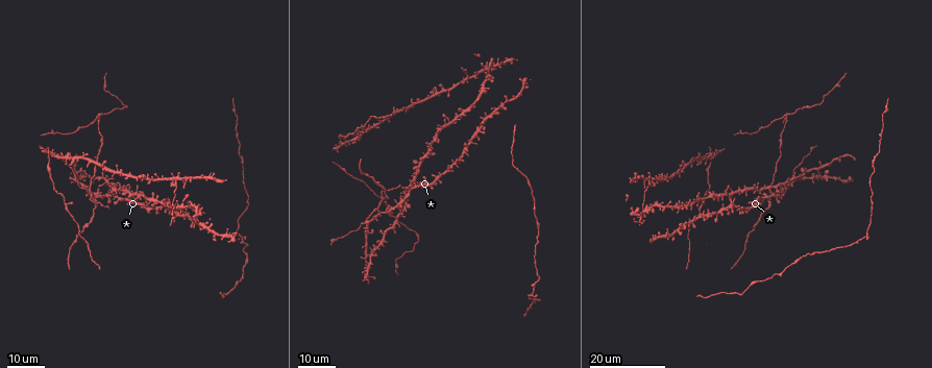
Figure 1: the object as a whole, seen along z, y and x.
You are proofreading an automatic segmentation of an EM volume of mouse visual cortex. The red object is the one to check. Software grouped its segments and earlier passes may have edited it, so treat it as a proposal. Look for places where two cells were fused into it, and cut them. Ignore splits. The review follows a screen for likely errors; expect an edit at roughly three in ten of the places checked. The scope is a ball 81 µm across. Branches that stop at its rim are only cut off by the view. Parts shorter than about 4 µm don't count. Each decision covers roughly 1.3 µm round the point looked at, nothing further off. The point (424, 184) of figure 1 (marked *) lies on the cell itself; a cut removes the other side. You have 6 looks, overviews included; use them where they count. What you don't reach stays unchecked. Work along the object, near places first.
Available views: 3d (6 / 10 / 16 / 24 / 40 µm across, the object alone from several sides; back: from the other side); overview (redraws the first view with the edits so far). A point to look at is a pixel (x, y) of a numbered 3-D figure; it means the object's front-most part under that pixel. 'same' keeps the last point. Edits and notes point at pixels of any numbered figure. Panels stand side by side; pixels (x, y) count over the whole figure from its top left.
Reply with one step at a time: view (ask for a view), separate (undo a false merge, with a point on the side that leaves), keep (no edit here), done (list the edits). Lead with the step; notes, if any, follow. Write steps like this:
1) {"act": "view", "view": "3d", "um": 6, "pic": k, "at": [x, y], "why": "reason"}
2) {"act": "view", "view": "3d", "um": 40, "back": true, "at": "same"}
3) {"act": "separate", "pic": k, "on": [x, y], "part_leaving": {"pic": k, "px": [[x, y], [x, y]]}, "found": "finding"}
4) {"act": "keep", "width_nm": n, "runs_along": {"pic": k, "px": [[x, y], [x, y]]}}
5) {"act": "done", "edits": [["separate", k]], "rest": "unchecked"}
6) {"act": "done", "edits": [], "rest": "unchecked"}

{"act": "view", "view": "3d", "um": 24, "pic": 1, "at": [368, 220], "why": "arms part here"}

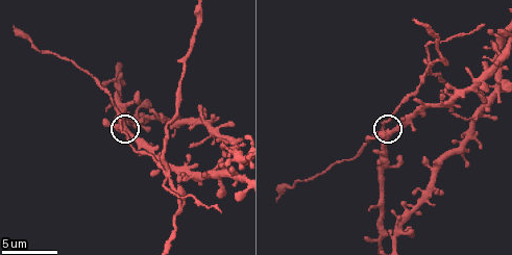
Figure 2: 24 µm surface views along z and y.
{"act": "view", "view": "3d", "um": 6, "pic": 2, "at": [382, 125]}

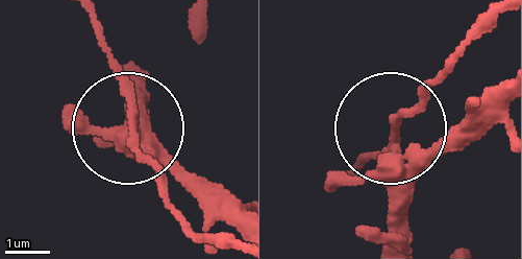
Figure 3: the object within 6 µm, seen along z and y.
{"act": "separate", "pic": 3, "on": [160, 167], "part_leaving": {"pic": 3, "px": [[398, 160], [398, 134], [427, 89], [498, 18]]}, "found": "two cells meet here"}

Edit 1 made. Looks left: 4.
{"act": "view", "view": "3d", "um": 16, "pic": 1, "at": [492, 114], "why": "side arm on a straight run"}

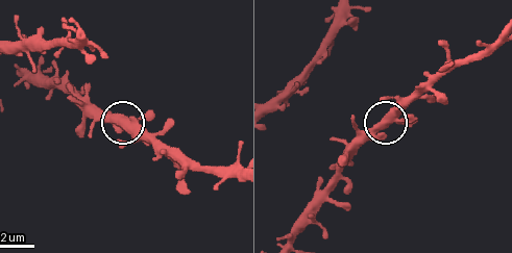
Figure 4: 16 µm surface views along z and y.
{"act": "view", "view": "3d", "um": 6, "pic": 4, "at": [381, 129]}

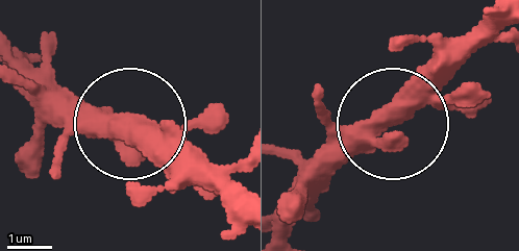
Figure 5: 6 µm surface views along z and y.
{"act": "view", "view": "3d", "um": 6, "back": true, "pic": 5, "at": [137, 122]}

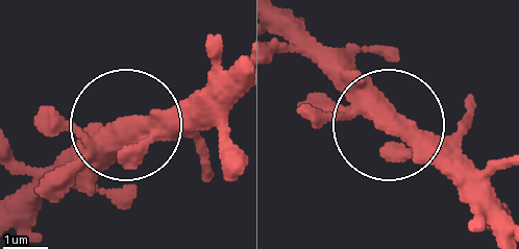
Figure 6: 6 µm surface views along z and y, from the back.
{"act": "keep", "runs_along": {"pic": 6, "px": [[496, 225], [320, 61]]}, "found": "continuous, no second cell"}

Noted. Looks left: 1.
{"act": "done", "edits": [["separate", 3]], "rest": "unchecked"}

